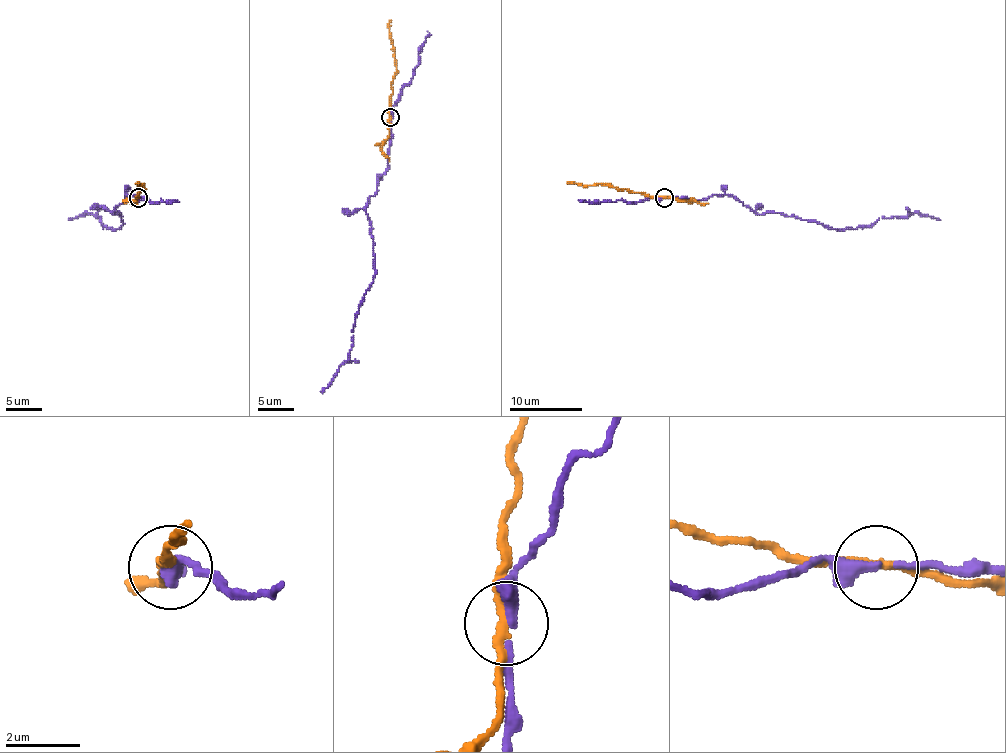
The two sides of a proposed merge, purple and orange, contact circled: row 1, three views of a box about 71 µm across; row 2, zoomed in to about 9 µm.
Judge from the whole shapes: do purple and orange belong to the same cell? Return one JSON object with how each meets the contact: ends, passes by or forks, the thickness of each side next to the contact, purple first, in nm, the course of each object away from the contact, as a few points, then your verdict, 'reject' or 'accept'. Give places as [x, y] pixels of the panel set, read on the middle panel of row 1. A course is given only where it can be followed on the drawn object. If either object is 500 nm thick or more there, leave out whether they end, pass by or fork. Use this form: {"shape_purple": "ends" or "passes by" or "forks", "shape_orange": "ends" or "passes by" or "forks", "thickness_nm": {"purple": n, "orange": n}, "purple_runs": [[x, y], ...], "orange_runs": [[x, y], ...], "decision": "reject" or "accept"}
{"shape_purple": "passes by", "shape_orange": "passes by", "thickness_nm": {"purple": 280, "orange": 220}, "purple_runs": [[391, 118], [387, 170], [378, 179], [366, 212], [375, 268], [356, 311], [349, 357], [320, 391]], "orange_runs": [[391, 118], [389, 98], [396, 67], [389, 20]], "decision": "reject"}

